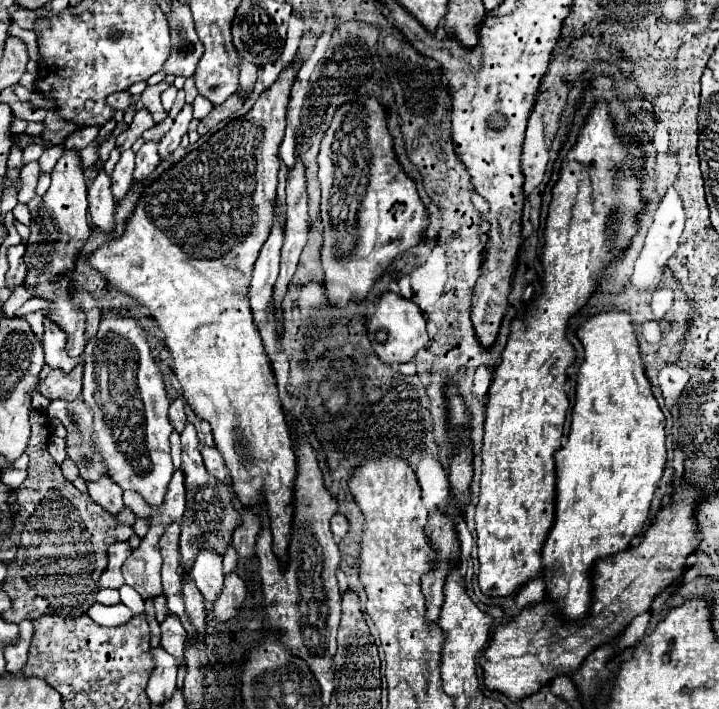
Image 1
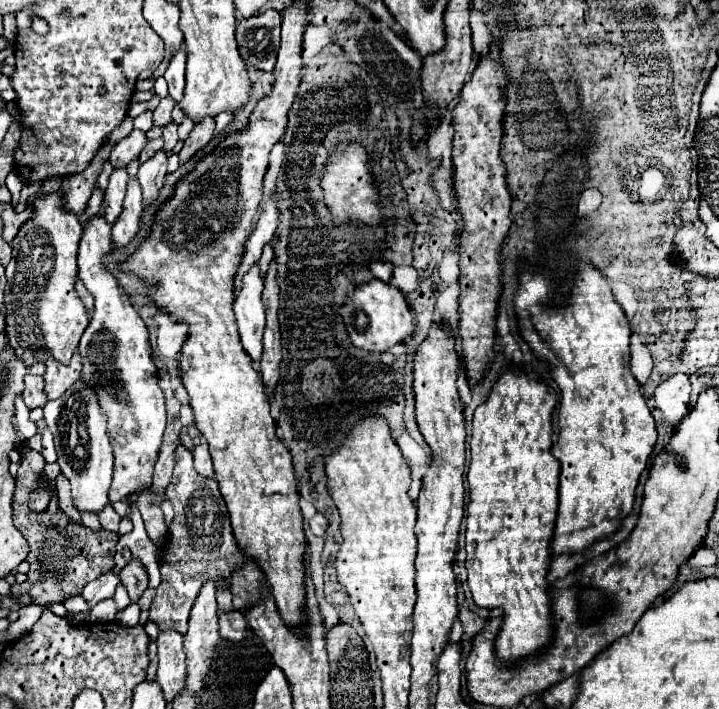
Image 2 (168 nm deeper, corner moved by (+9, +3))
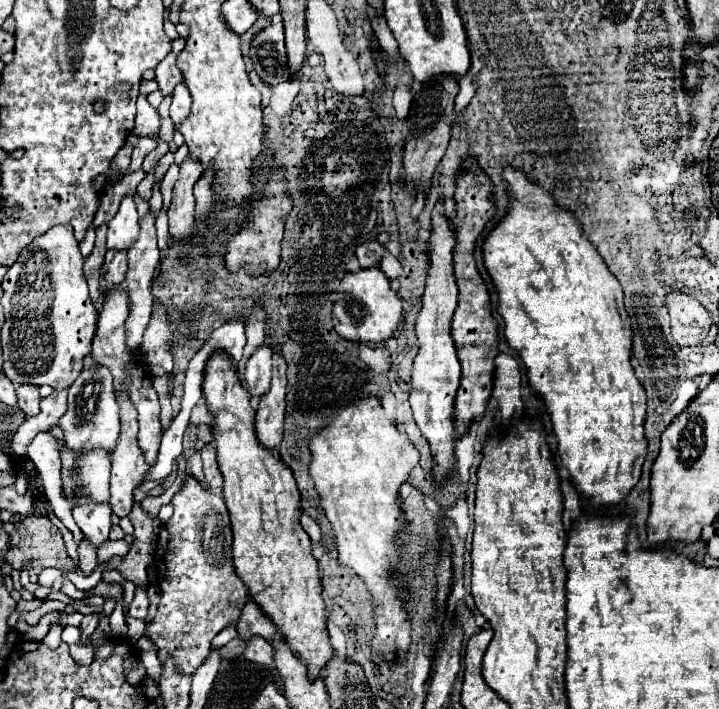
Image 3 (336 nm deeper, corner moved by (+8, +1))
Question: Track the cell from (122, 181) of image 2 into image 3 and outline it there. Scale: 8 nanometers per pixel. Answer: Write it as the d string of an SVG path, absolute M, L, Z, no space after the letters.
M125 195L121 199L115 217L109 221L107 249L121 249L121 247L129 249L129 243L137 239L137 223L139 223L139 215L135 209L135 201L131 195Z

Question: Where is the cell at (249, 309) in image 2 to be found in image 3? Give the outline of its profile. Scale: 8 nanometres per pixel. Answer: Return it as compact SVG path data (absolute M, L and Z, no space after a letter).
M259 345L253 355L247 361L245 367L245 383L251 393L251 397L259 397L269 389L269 379L271 379L271 349L267 345Z

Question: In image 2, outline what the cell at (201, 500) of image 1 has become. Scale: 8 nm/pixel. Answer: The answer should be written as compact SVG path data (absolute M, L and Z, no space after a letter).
M184 445L176 449L174 477L166 489L166 497L172 501L176 515L168 525L168 537L160 555L162 583L158 585L158 597L150 607L150 621L154 621L160 631L174 629L184 635L188 629L190 609L204 581L228 581L234 571L244 567L244 555L234 539L218 483L214 479L200 477L194 471L192 453Z

